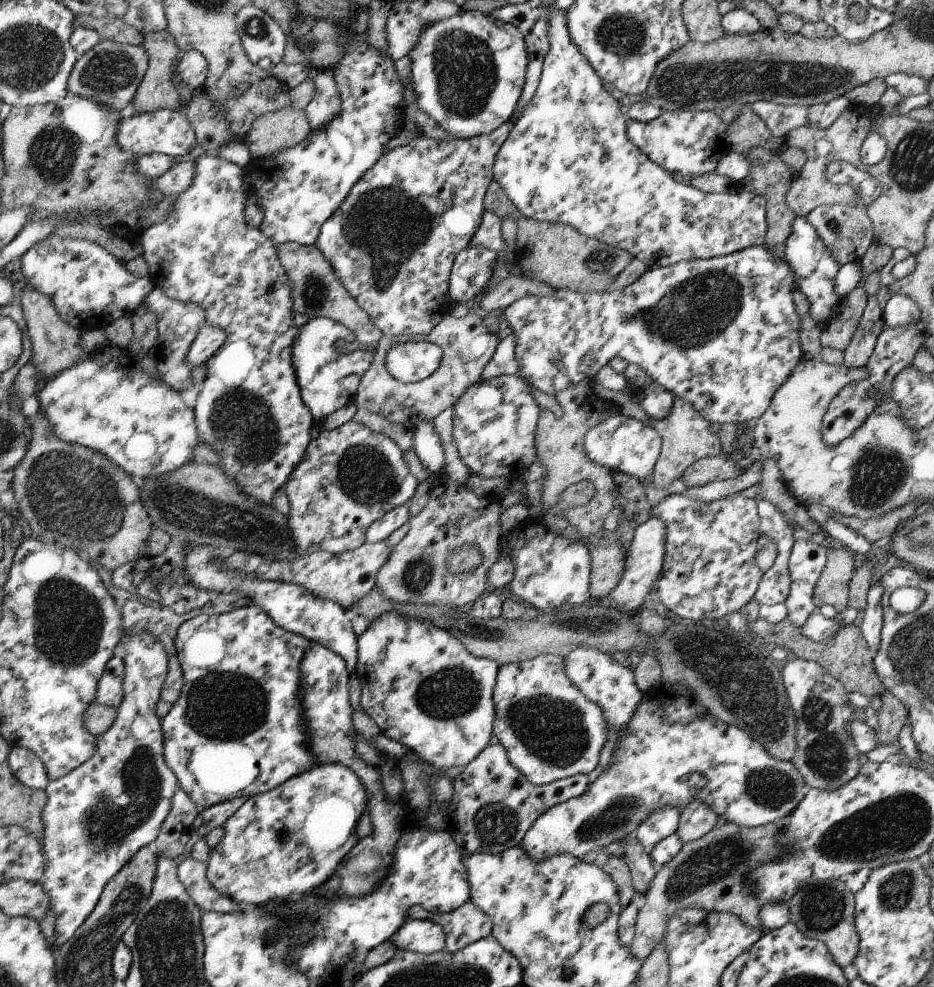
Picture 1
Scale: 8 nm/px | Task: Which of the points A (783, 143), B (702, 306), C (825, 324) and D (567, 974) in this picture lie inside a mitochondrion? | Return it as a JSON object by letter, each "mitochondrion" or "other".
{"A":"other","B":"mitochondrion","C":"other","D":"other"}

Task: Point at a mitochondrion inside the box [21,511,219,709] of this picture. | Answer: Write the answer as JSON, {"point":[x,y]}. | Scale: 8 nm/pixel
{"point":[69,619]}

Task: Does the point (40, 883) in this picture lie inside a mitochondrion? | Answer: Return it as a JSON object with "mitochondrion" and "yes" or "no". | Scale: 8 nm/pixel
{"mitochondrion":"no"}

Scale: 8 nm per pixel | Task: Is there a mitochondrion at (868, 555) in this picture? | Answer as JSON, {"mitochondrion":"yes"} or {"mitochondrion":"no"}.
{"mitochondrion":"no"}

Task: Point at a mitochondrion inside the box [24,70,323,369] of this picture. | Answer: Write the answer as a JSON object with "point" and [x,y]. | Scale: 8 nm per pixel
{"point":[53,155]}

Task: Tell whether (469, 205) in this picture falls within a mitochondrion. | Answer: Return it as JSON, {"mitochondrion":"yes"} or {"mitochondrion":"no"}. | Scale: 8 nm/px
{"mitochondrion":"no"}

